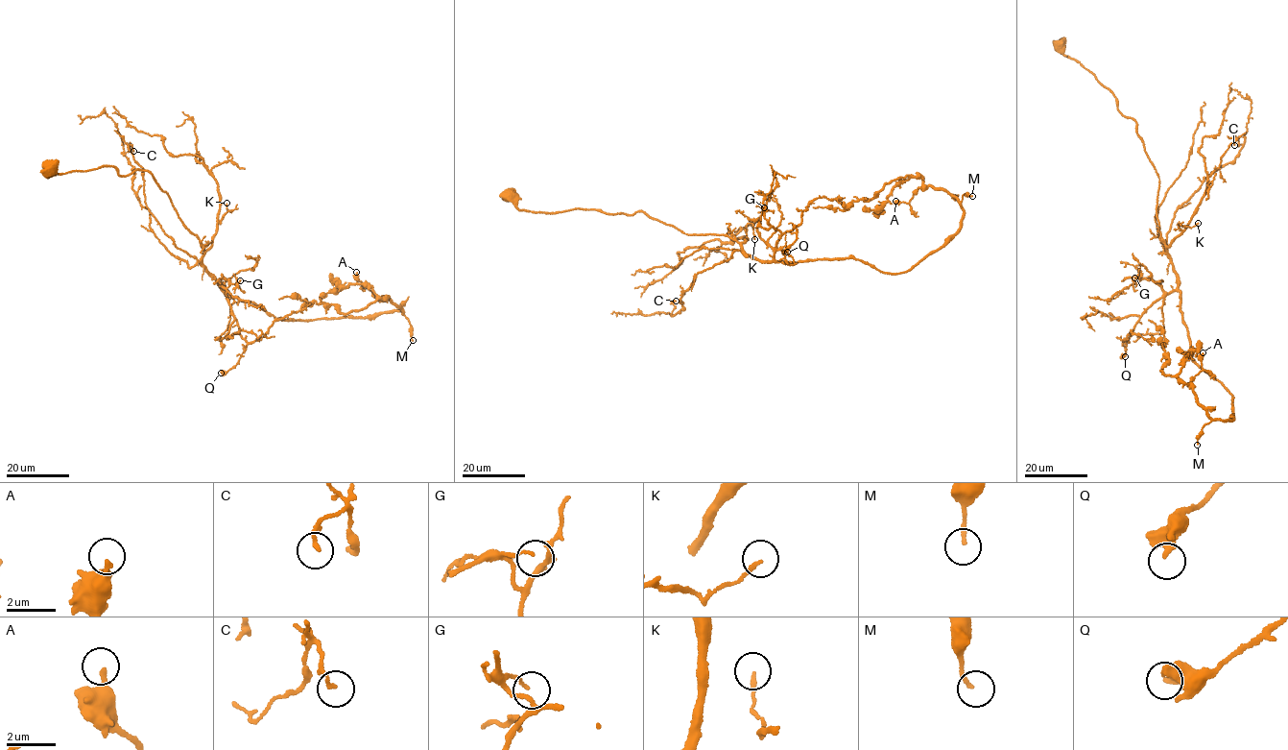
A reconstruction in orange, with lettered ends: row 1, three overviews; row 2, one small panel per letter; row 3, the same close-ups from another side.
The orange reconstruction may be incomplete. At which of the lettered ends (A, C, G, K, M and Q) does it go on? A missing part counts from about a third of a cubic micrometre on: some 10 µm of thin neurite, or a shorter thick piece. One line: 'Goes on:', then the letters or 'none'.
Goes on: none

